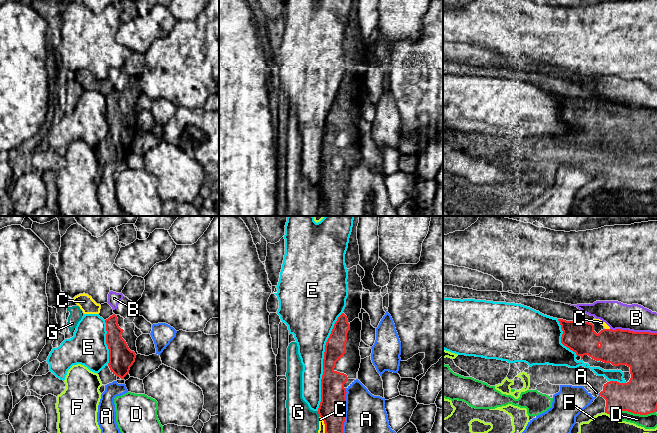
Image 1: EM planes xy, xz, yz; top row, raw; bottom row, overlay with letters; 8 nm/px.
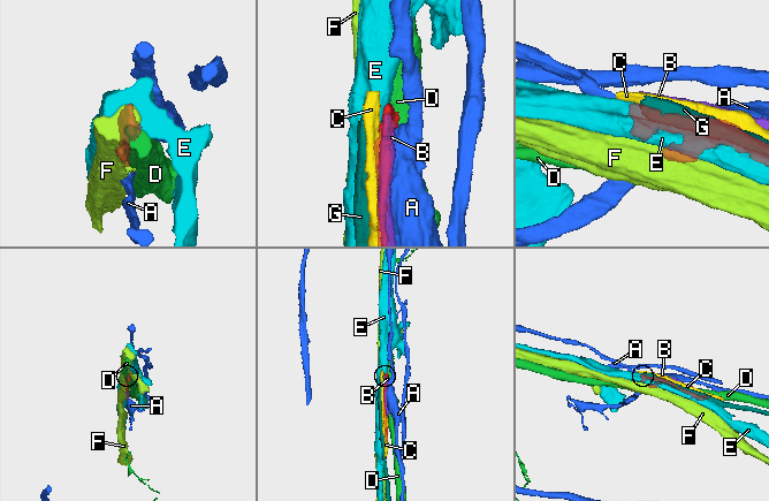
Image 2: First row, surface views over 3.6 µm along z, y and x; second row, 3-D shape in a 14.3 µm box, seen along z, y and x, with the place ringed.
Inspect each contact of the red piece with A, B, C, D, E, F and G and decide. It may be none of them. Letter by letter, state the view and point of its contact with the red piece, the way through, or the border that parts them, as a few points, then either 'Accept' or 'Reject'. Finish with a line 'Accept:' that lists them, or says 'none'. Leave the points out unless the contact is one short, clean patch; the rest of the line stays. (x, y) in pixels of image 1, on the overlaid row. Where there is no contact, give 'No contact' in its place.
A: Touches red at xz (345, 409). Reject
B: Touches red at yz (632, 331). Reject
C: Touches red at xz (324, 423). Reject
D: Touches red at yz (632, 412). Boundary: yz (655, 411), (649, 414), (634, 414), (627, 411), (609, 414). Reject
E: Touches red at xz (323, 362). Reject
F: Touches red at yz (606, 412). Reject
G: Touches red at xz (318, 413). Reject
Accept: none

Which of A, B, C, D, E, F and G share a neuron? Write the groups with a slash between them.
A / B / C / D / E / F / G

